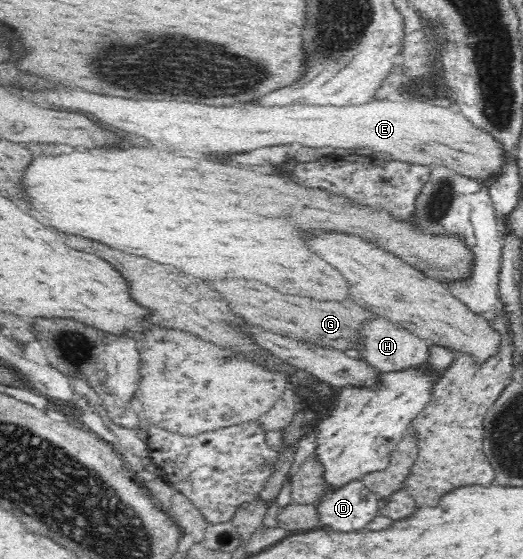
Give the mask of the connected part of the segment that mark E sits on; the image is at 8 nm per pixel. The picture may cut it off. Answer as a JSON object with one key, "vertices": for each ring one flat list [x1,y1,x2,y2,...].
{"vertices":[[37,89,37,91,27,91,25,93,29,101,37,103,37,105,45,105,45,107,51,107,51,109,65,109,65,111,77,111,77,113,85,113,89,117,95,117,95,121,111,127,111,129,117,129,117,137,121,141,117,142,117,148,121,147,123,143,125,149,127,147,158,147,162,151,166,152,188,152,188,155,195,156,195,153,200,157,208,155,210,153,243,153,243,151,253,151,253,149,259,149,259,147,271,147,271,145,289,145,289,143,297,143,301,141,301,145,305,147,313,147,314,149,319,148,333,148,334,150,338,148,343,148,350,152,367,152,371,154,376,153,390,153,393,155,395,160,407,162,407,163,419,163,425,166,432,165,444,165,446,168,452,169,453,171,459,173,459,175,464,175,465,177,472,177,473,179,480,180,482,183,490,183,490,179,495,177,497,173,501,173,501,165,505,163,503,160,503,149,501,143,498,143,491,134,483,132,483,130,475,127,471,121,467,120,465,116,457,111,451,111,447,107,437,107,437,105,429,105,429,103,413,103,407,105,405,103,399,103,399,101,390,101,385,99,385,101,375,101,375,103,363,103,363,105,347,105,347,107,337,106,337,105,285,105,285,107,263,107,255,101,249,101,249,103,237,103,237,105,229,105,229,107,215,107,215,105,203,105,203,103,187,103,187,101,147,101,147,99,121,99,121,97,109,97,109,95,97,95,97,93,87,93,87,91,59,91,59,89]]}

